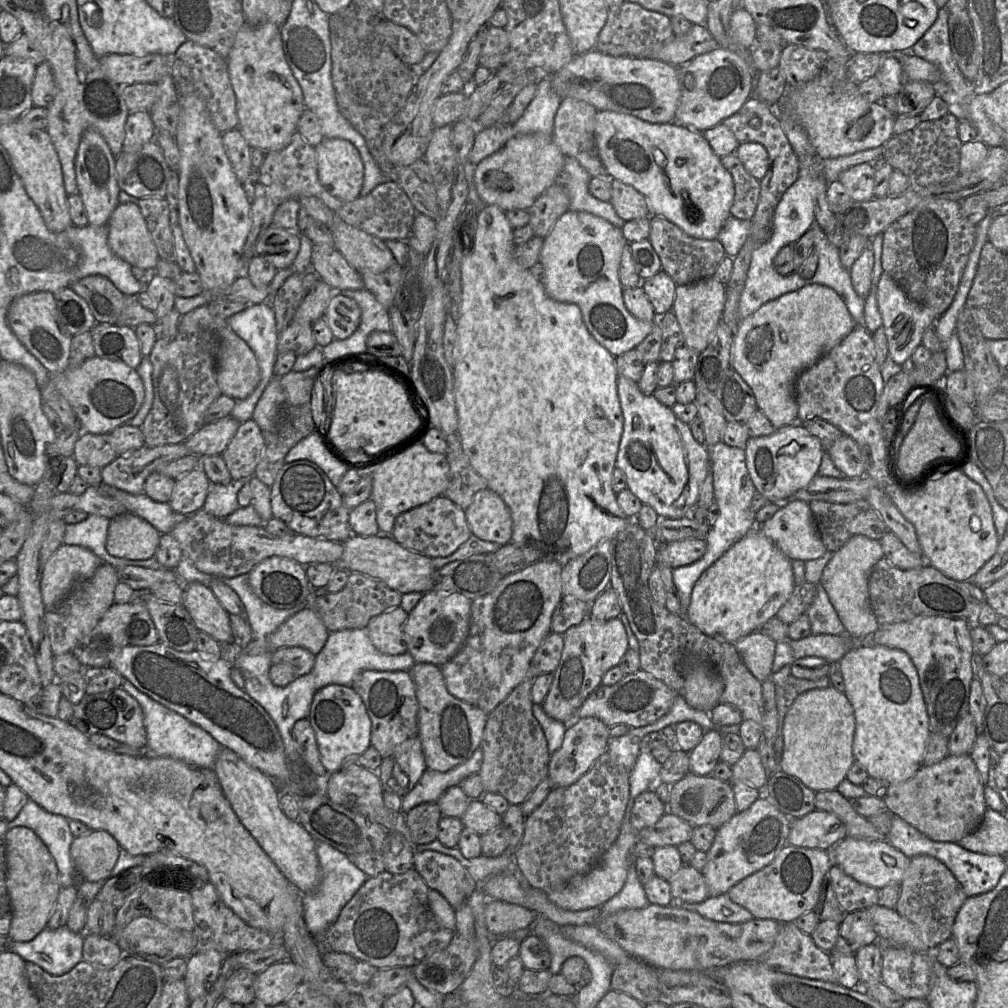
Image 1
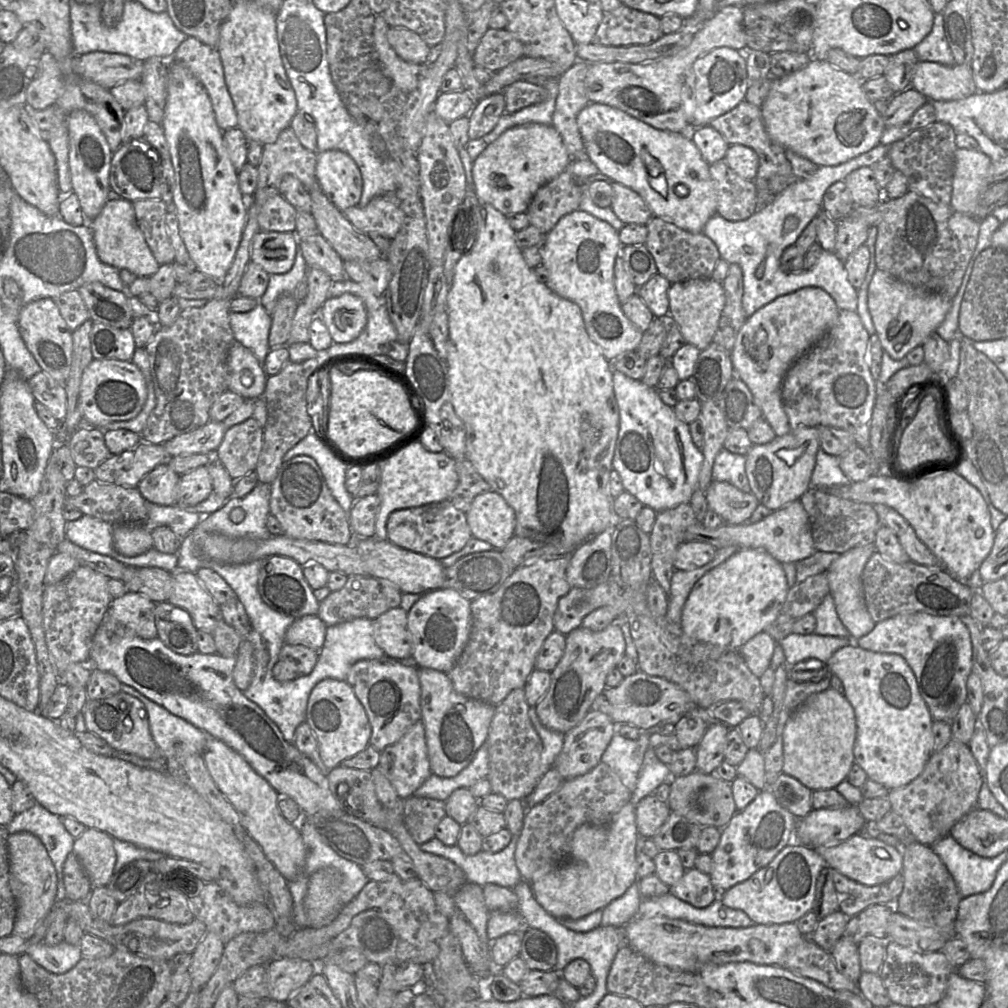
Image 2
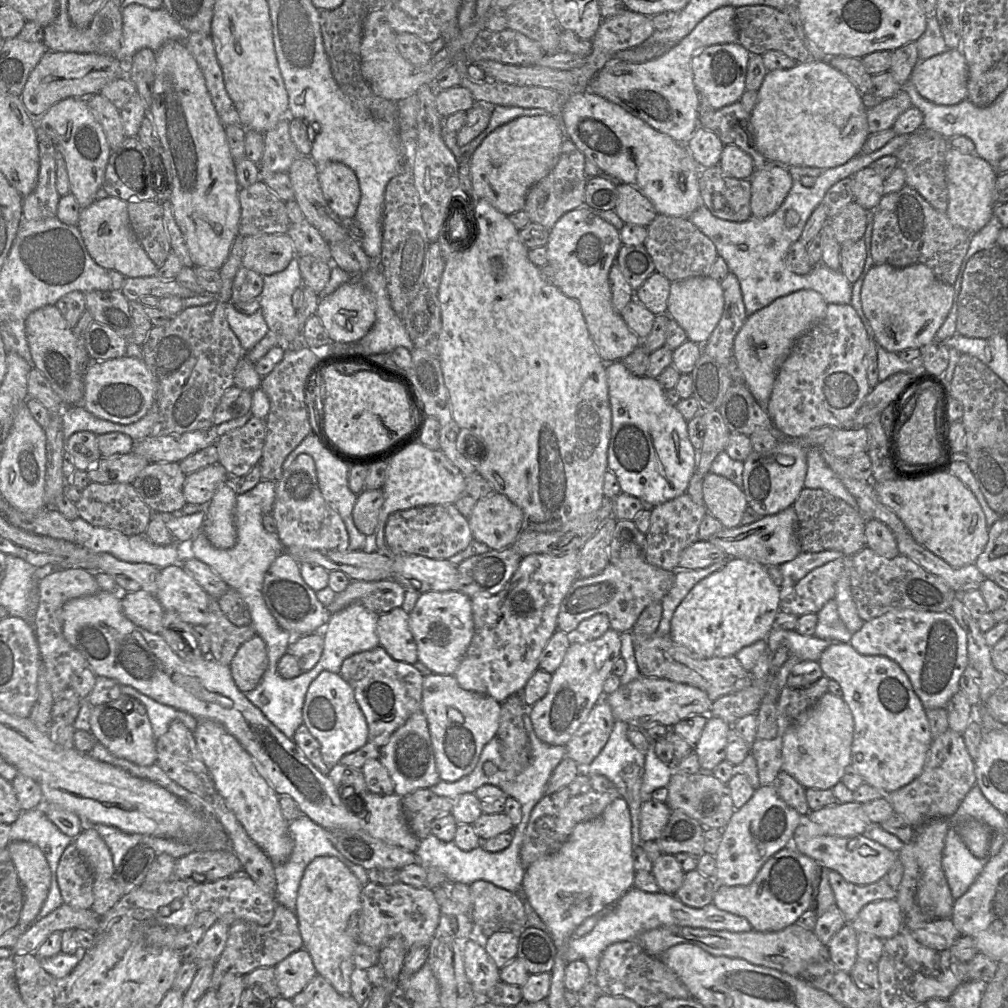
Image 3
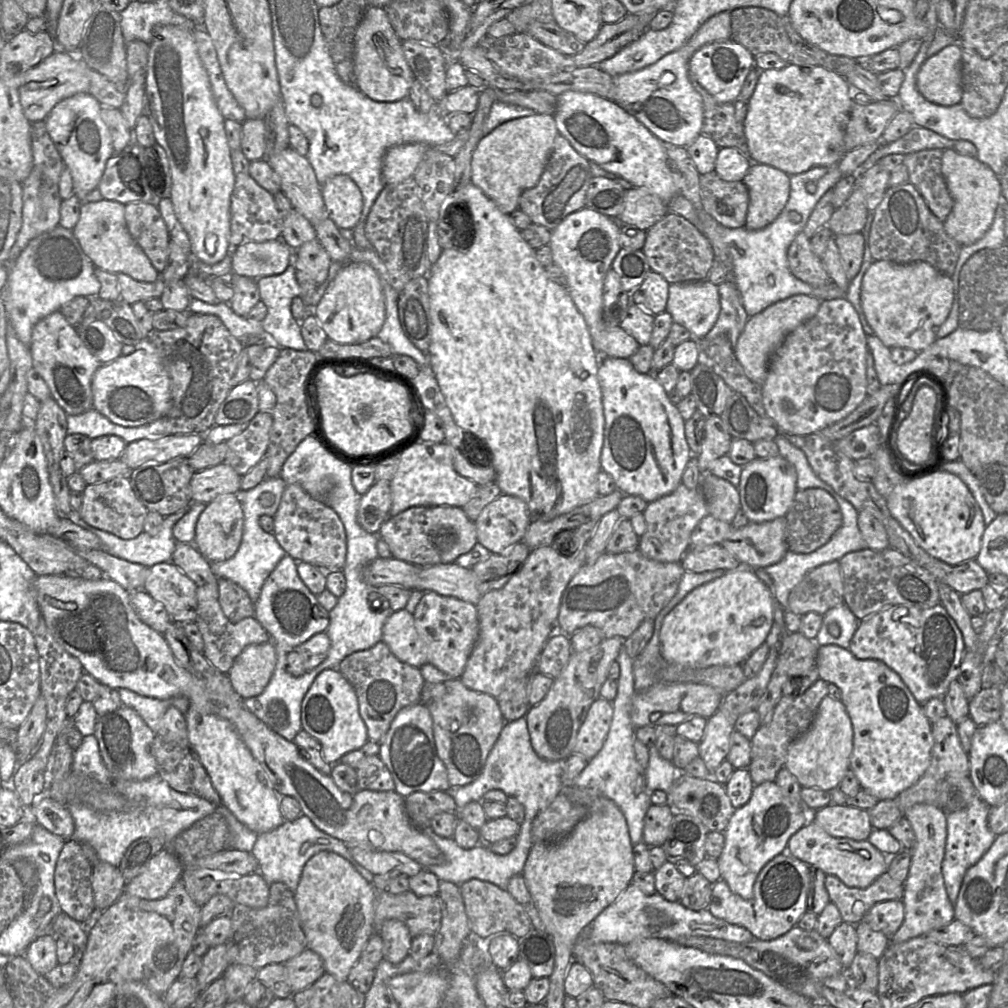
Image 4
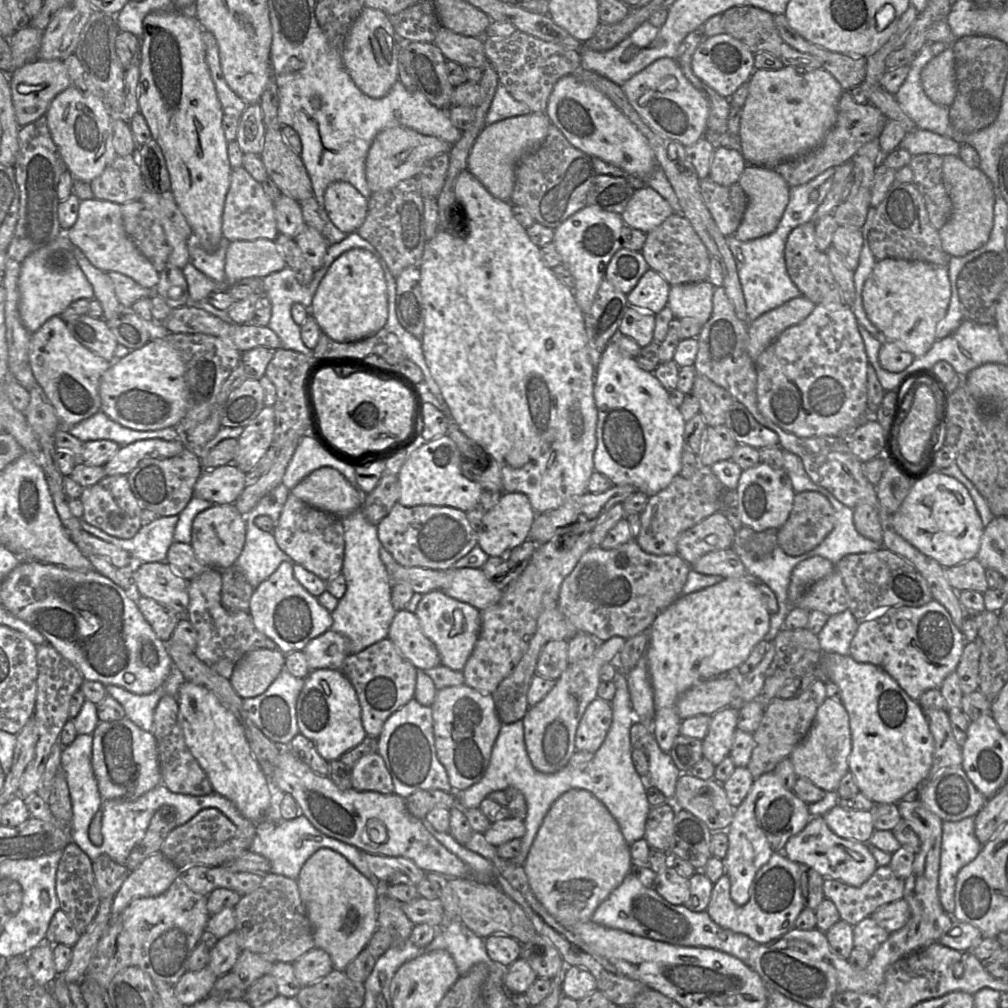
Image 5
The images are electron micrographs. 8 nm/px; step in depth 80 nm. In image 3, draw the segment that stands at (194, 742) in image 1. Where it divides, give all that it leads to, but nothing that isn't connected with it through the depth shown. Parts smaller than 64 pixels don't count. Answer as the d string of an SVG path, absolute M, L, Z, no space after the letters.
M121 685L120 690L121 694L134 697L145 706L155 738L166 733L173 721L181 721L192 732L198 724L199 720L191 714L161 704L130 685Z

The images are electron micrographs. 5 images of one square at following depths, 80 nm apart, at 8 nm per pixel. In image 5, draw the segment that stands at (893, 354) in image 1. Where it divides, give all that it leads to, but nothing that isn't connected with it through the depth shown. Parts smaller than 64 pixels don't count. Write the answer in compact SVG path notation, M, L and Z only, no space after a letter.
M887 258L876 264L864 283L862 303L869 320L878 328L883 341L894 341L914 358L923 356L934 344L938 323L945 317L951 299L948 267L919 260Z

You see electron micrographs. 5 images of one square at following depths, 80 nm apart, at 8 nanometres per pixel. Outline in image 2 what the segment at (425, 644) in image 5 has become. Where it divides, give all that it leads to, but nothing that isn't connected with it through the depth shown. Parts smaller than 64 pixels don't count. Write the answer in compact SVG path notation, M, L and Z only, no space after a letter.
M400 607L388 610L373 620L373 637L377 646L390 659L411 658L411 640L407 612Z

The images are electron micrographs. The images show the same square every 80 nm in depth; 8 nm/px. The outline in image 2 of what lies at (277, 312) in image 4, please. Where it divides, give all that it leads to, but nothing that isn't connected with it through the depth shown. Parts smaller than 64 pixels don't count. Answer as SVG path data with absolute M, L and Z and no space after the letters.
M297 251L292 268L284 274L270 274L269 283L265 293L259 298L259 302L272 314L277 300L283 294L292 294L297 285L304 279L308 265L302 255L302 252Z

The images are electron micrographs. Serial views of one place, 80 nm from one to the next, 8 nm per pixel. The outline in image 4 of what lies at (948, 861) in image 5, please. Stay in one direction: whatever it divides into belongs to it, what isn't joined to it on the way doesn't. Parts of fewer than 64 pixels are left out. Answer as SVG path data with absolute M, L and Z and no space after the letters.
M978 796L965 808L946 813L947 838L942 874L947 895L953 905L956 903L966 871L979 862L997 837L988 827L989 810L990 806Z

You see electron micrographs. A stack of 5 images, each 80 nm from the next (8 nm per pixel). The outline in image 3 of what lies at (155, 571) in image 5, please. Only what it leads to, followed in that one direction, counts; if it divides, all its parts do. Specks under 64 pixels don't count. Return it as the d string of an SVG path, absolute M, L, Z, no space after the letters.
M180 563L160 569L155 597L165 611L177 613L191 625L209 623L210 596Z

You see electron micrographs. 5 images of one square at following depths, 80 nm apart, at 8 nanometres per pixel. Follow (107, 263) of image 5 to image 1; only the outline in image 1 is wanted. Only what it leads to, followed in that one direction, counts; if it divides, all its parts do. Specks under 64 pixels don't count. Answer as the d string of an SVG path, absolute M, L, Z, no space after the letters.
M119 203L106 226L108 244L116 256L132 267L155 269L158 252L136 203Z

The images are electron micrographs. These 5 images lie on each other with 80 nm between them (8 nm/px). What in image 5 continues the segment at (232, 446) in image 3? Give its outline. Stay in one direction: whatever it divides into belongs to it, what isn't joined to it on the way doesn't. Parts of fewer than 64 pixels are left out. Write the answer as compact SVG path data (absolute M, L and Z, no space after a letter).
M264 406L237 438L237 453L232 463L244 473L250 472L272 446L273 433L274 408Z

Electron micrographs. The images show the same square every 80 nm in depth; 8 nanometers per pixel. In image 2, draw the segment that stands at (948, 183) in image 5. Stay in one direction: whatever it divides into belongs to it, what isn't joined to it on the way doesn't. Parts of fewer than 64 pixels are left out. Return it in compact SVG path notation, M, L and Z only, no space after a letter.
M957 148L952 195L949 205L956 211L975 217L978 201L990 186L988 170L992 160L979 149Z

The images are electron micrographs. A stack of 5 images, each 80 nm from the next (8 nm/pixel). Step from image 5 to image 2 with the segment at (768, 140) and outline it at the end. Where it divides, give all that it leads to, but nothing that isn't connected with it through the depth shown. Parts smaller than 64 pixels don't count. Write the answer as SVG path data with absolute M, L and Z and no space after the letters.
M812 58L802 69L774 77L761 106L764 125L771 140L818 166L834 166L880 144L886 129L882 115L862 88L861 80L826 59Z

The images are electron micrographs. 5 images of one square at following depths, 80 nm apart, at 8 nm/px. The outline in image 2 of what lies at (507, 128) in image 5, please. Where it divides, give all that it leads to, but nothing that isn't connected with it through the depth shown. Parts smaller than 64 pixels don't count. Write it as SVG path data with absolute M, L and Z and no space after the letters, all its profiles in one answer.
M527 123L507 129L473 161L473 186L480 203L491 204L503 215L526 213L540 187L562 173L570 155L551 125Z

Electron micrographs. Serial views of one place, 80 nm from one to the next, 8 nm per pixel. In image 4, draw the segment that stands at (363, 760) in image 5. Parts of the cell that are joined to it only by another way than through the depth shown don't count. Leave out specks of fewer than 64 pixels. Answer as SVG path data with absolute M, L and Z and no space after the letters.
M378 755L365 757L358 762L355 770L360 790L394 790L392 775Z

